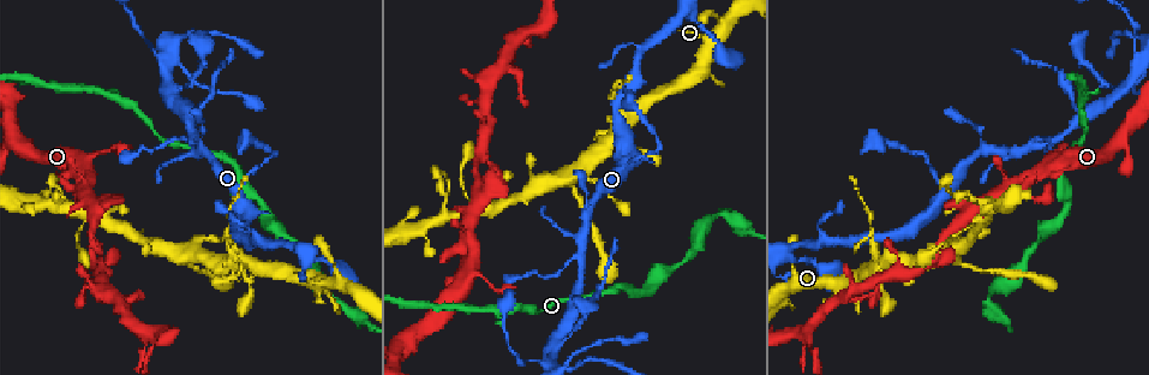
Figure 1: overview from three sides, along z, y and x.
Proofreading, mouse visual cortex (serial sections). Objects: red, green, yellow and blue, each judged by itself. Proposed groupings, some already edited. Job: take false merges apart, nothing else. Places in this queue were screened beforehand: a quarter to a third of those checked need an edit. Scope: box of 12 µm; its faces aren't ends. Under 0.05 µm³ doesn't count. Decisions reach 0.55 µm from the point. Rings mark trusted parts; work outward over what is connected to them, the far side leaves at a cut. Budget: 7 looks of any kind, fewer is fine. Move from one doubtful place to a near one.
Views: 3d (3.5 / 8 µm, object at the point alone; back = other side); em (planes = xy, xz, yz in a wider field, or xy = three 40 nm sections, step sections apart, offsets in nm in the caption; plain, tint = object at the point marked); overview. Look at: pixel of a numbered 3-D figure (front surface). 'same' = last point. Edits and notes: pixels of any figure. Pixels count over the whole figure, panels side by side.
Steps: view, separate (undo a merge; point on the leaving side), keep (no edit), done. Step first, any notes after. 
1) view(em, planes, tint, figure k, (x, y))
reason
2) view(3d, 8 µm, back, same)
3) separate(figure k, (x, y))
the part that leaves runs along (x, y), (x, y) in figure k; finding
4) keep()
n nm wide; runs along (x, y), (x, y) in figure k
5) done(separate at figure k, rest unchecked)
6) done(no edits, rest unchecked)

view(3d, 3.5 µm, figure 1, (255, 239))
sharp bend

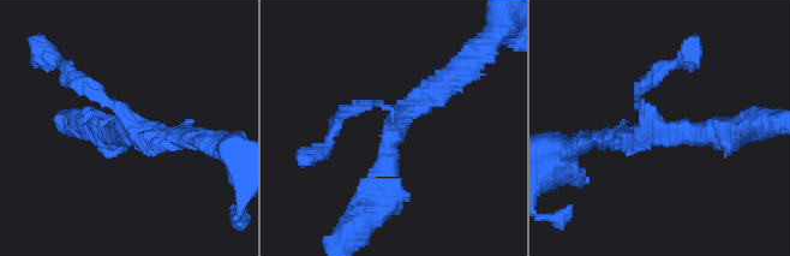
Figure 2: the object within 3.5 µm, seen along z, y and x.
view(em, planes, tint, figure 2, (666, 130))
3 arms; arms of 100, 250, 250 nm; now the EM

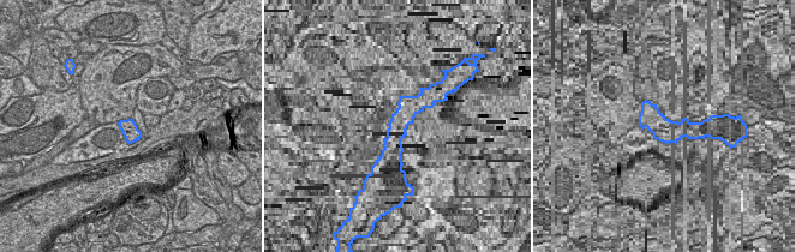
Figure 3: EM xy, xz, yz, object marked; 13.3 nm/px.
keep()
one cell here

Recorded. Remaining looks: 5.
view(3d, 8 µm, figure 1, (184, 253))
small branch off a trunk

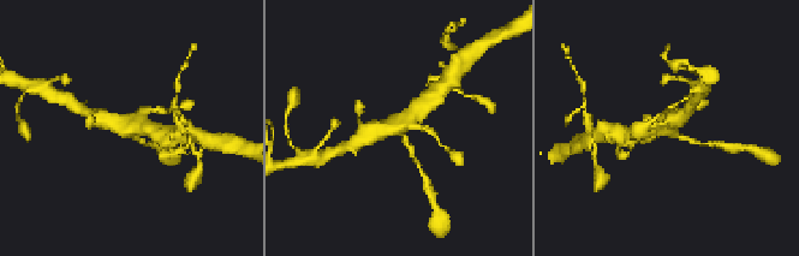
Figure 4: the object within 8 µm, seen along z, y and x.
view(3d, 3.5 µm, figure 4, (130, 124))
zoom in

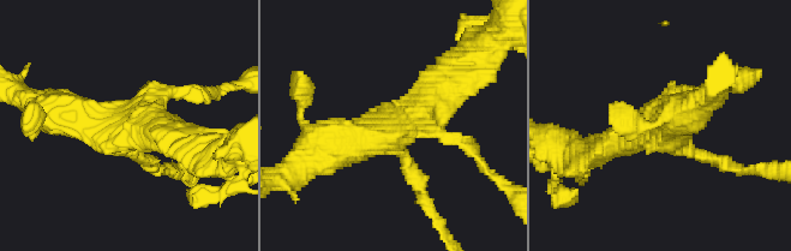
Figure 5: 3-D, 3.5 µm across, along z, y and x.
keep()
runs along (450, 85), (395, 131), (313, 159) in figure 5; continuous, no second cell

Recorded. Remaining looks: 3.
view(3d, 8 µm, figure 1, (1032, 145))
arms part here

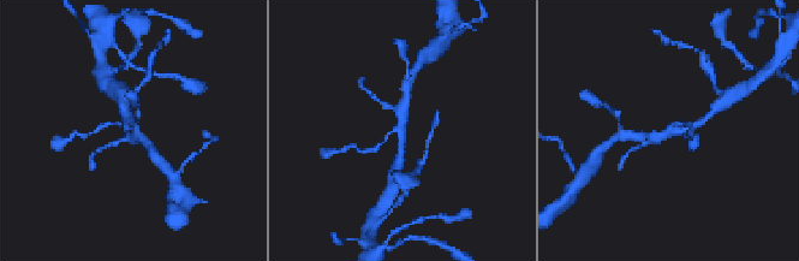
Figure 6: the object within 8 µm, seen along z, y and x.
view(em, xy, step 3, tint, figure 6, (670, 131))

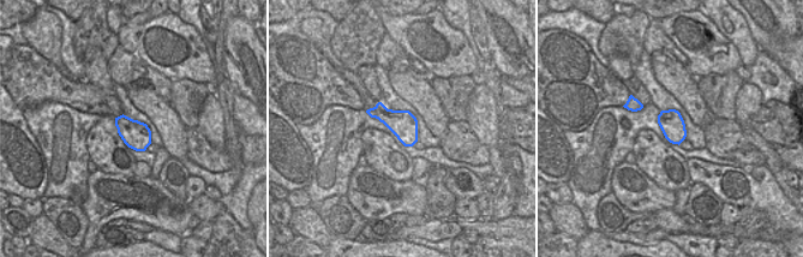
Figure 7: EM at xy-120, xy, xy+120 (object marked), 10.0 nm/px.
keep()
3 arms; runs along (637, 137), (656, 138), (702, 120) in figure 6; all the same cell

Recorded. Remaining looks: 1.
done(no edits, rest unchecked)

